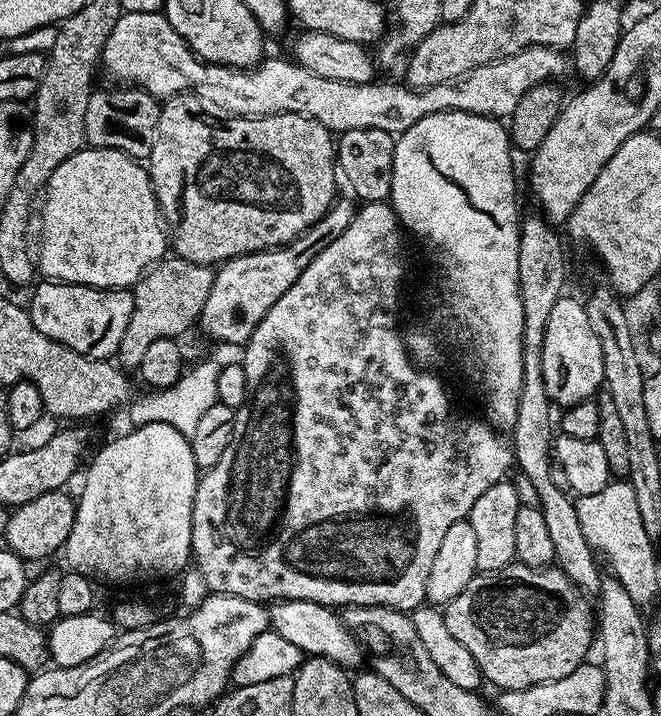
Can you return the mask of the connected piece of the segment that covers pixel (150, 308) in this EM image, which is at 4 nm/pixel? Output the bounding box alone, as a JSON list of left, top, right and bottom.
[118,258,215,370]

